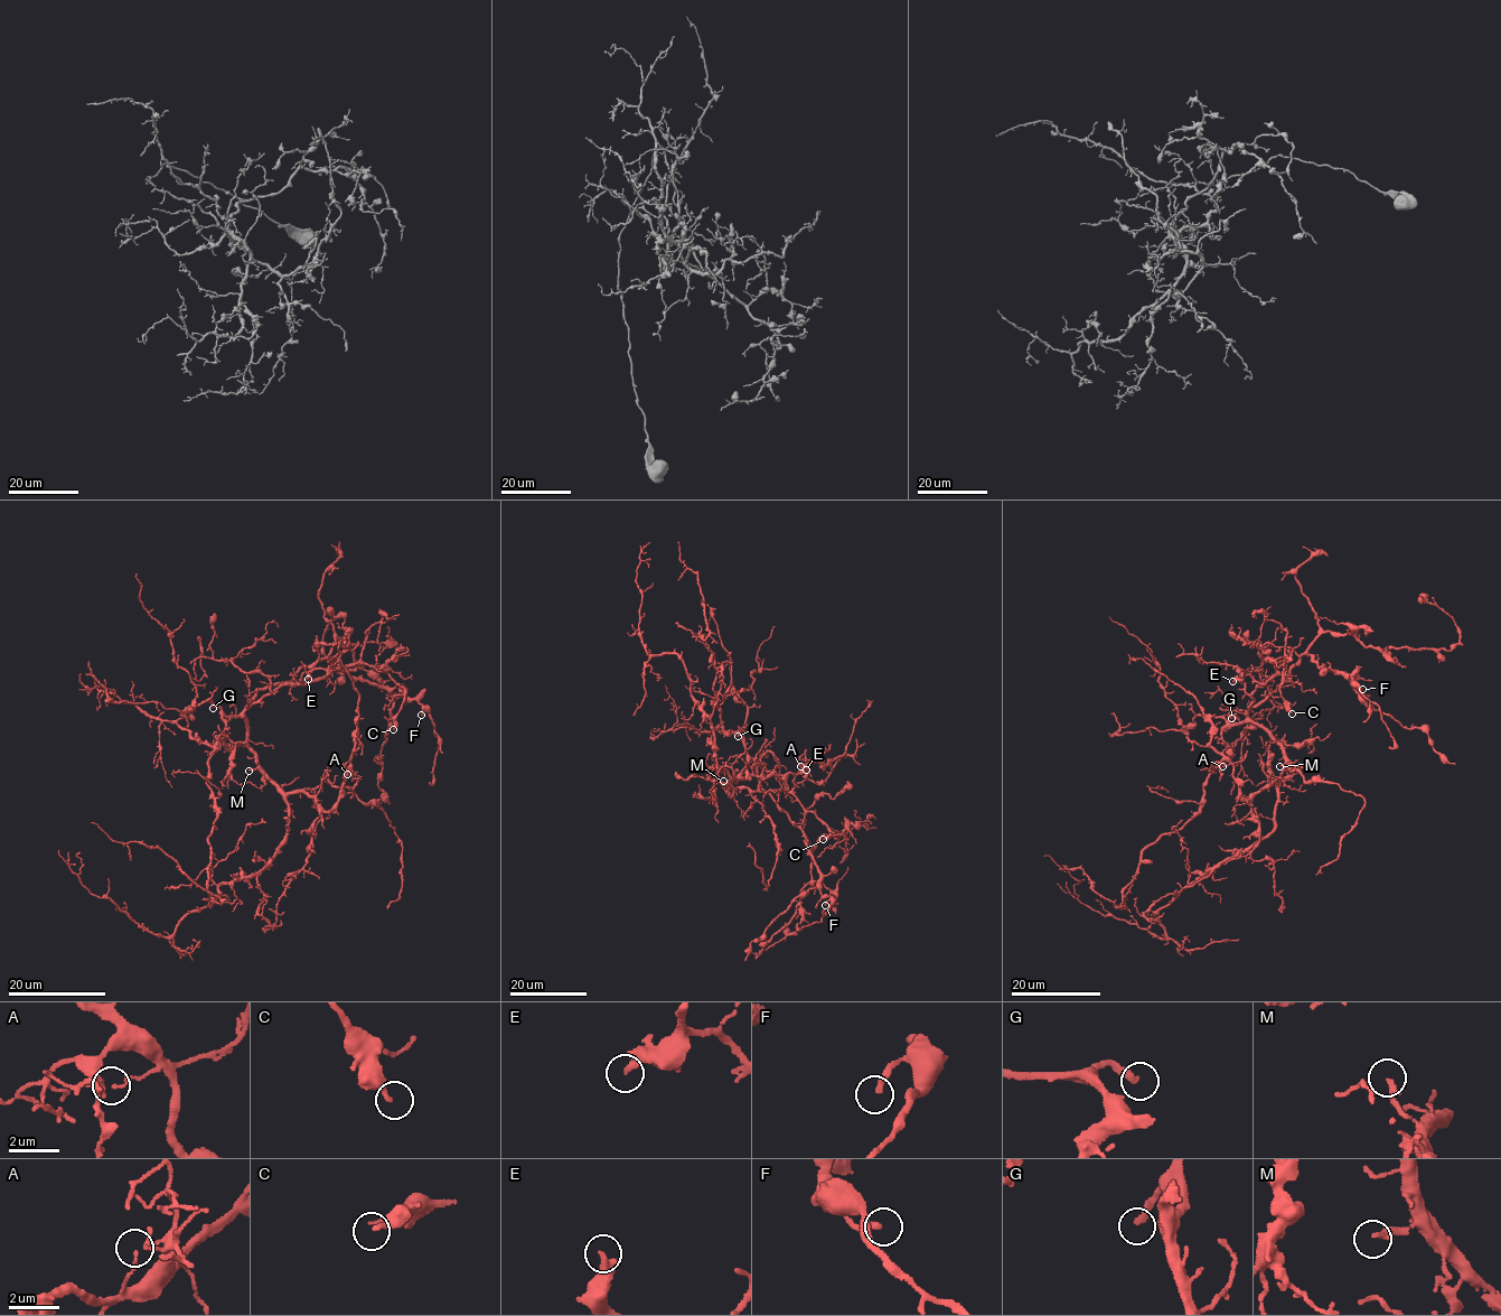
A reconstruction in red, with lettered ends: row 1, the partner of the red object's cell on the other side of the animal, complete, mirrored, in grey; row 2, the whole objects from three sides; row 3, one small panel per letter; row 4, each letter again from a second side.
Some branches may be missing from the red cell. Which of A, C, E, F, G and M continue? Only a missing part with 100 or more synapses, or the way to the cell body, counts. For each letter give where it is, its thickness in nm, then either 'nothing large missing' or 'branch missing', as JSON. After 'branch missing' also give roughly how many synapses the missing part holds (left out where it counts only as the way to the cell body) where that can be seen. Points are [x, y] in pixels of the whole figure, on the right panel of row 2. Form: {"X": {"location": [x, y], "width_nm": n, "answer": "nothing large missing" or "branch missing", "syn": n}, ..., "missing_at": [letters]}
{"A": {"location": [1222, 766], "width_nm": 100, "answer": "nothing large missing"}, "C": {"location": [1292, 714], "width_nm": 280, "answer": "nothing large missing"}, "E": {"location": [1232, 681], "width_nm": 400, "answer": "nothing large missing"}, "F": {"location": [1362, 689], "width_nm": 240, "answer": "nothing large missing"}, "G": {"location": [1231, 718], "width_nm": 240, "answer": "branch missing"}, "M": {"location": [1279, 766], "width_nm": 200, "answer": "nothing large missing"}, "missing_at": ["G"]}

